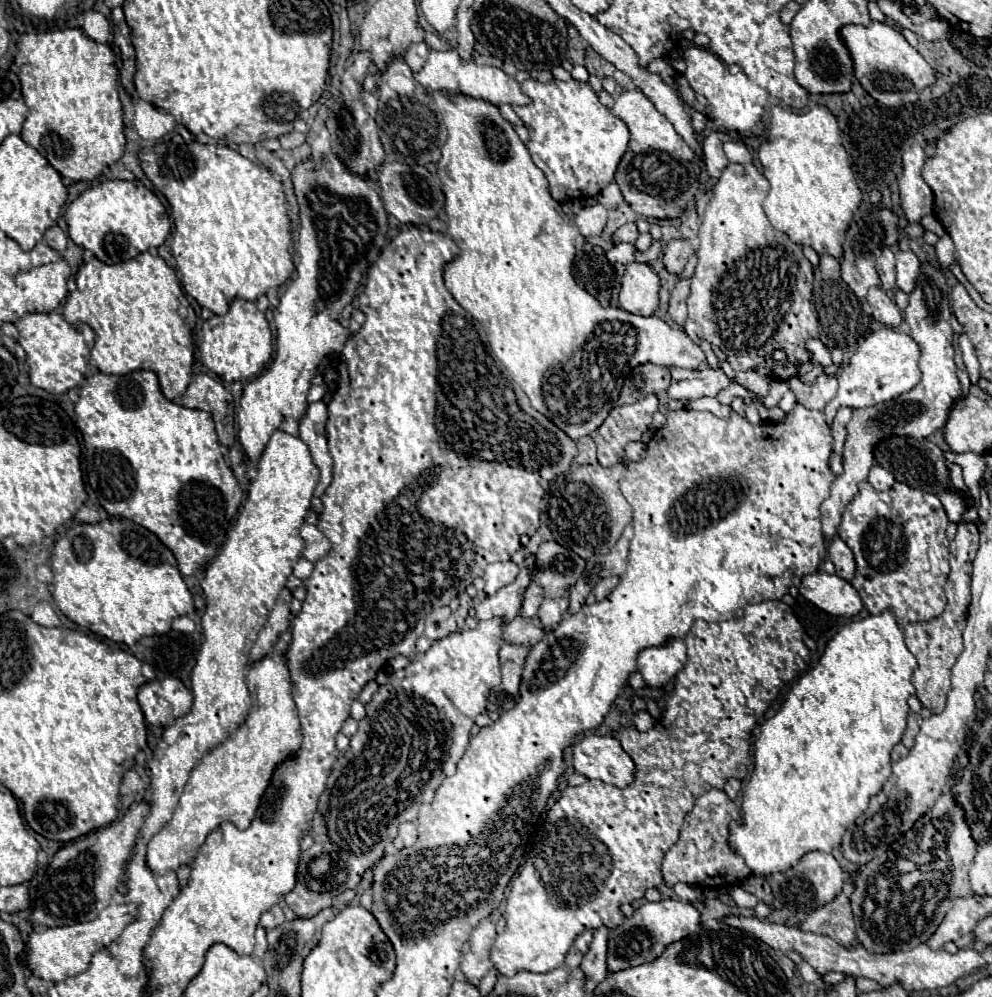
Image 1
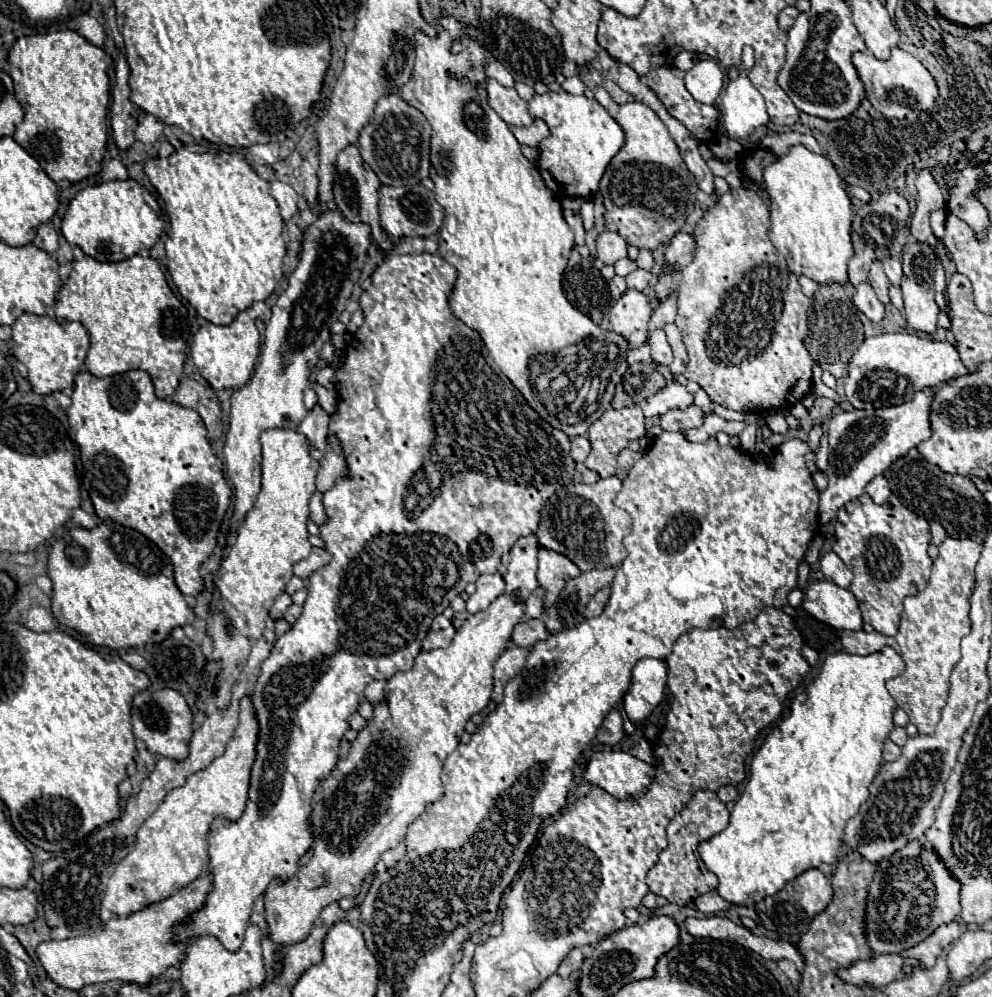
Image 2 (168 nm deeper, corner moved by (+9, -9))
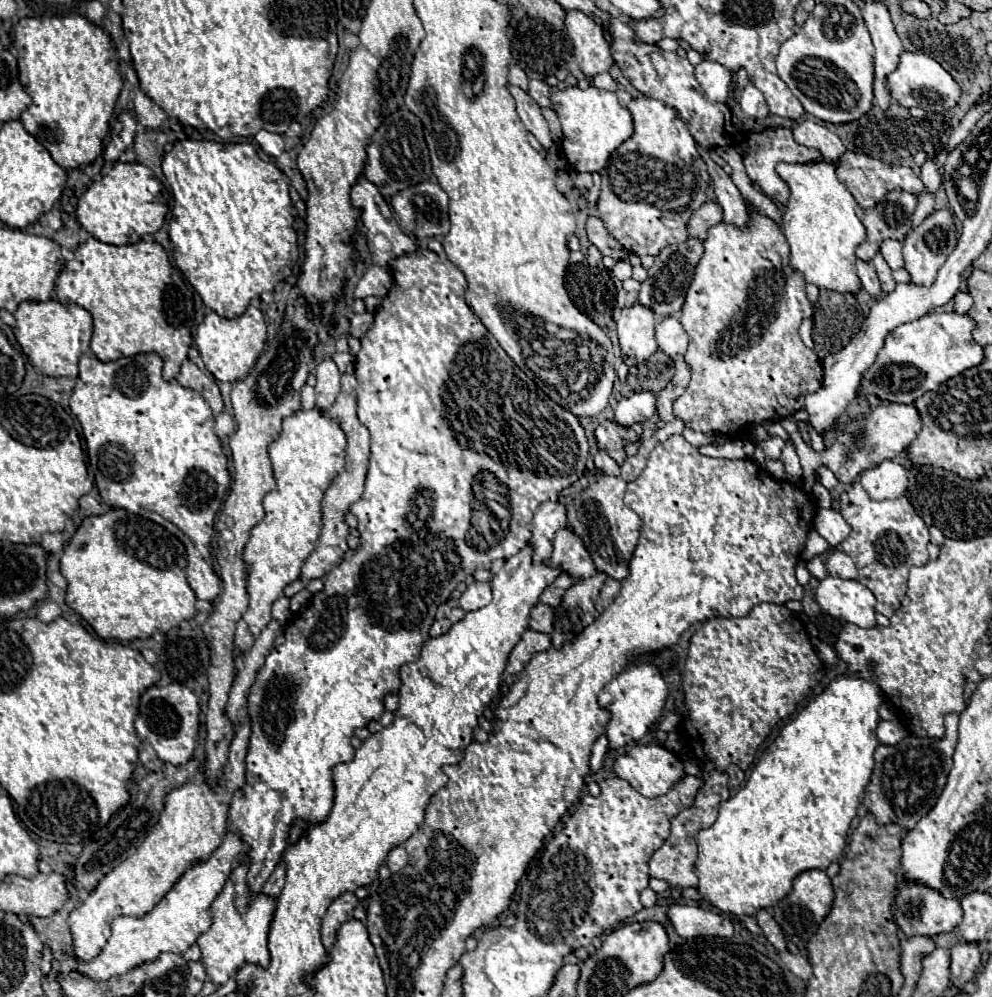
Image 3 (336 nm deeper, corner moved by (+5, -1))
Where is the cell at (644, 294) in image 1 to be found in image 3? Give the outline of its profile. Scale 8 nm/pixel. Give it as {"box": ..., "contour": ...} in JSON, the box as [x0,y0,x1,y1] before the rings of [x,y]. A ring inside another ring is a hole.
{"box":[617,305,657,361],"contour":[[[631,305],[621,311],[617,319],[619,345],[625,355],[635,357],[637,361],[649,359],[657,351],[655,341],[655,317],[653,311],[643,305]]]}

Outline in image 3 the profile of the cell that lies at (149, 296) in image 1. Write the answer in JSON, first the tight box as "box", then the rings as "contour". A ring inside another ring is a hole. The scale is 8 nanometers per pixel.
{"box":[55,237,193,379],"contour":[[[89,237],[75,249],[75,257],[65,263],[55,281],[57,299],[61,303],[75,303],[93,315],[93,339],[91,351],[101,361],[115,361],[119,357],[131,357],[137,353],[155,351],[163,359],[163,377],[175,379],[181,363],[187,359],[189,345],[193,341],[193,289],[171,267],[165,249],[153,239],[141,239],[133,245],[109,245]]]}

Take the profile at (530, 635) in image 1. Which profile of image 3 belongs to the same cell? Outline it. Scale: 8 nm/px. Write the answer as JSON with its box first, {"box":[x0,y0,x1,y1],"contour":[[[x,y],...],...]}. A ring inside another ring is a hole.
{"box":[531,603,553,633],"contour":[[[539,603],[531,611],[531,629],[543,631],[543,633],[551,633],[553,631],[553,609],[549,605]]]}

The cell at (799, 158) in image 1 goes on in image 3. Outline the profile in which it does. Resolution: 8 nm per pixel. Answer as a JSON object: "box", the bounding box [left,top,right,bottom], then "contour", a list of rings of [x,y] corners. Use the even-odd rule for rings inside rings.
{"box":[777,163,865,293],"contour":[[[779,163],[777,173],[791,187],[791,197],[787,201],[787,209],[781,219],[781,231],[791,247],[791,267],[799,271],[807,283],[817,285],[819,289],[829,289],[837,293],[857,293],[861,291],[861,281],[855,273],[855,249],[865,241],[865,227],[857,217],[857,201],[855,197],[839,183],[835,175],[835,167],[829,163]]]}

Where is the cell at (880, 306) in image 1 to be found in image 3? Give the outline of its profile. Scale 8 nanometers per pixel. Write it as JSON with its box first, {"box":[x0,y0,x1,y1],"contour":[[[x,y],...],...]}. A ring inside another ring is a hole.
{"box":[857,259,881,297],"contour":[[[857,259],[857,275],[863,283],[863,289],[873,295],[873,297],[879,297],[881,295],[881,287],[879,287],[879,279],[877,279],[877,273],[873,269],[873,263],[871,261],[861,261]]]}

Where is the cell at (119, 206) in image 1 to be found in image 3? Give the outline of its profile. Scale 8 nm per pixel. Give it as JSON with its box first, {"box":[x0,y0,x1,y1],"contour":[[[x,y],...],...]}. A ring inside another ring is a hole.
{"box":[77,161,167,245],"contour":[[[115,161],[99,181],[95,181],[79,199],[77,205],[77,219],[79,223],[99,241],[103,243],[111,243],[111,245],[129,245],[129,243],[137,243],[139,239],[143,239],[145,235],[153,235],[165,221],[165,213],[167,213],[166,198],[164,196],[165,188],[161,181],[155,177],[155,173],[145,167],[143,163],[123,163],[123,161]]]}

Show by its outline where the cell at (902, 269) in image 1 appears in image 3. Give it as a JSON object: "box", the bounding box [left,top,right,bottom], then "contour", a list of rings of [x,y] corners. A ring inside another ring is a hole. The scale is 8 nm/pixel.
{"box":[881,239,903,269],"contour":[[[889,239],[881,243],[881,255],[889,263],[891,269],[903,267],[903,255],[901,255],[901,243],[897,239]]]}

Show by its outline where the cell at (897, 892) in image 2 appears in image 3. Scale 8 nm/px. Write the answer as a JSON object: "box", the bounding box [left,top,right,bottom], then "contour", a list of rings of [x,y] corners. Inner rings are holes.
{"box":[895,877,963,935],"contour":[[[899,877],[897,885],[897,897],[895,897],[895,923],[903,929],[905,935],[943,935],[951,933],[961,923],[963,911],[957,899],[945,899],[937,891],[915,885],[911,881],[905,881]]]}

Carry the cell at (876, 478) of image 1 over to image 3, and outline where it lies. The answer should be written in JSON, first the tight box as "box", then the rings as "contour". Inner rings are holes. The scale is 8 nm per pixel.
{"box":[859,459,909,501],"contour":[[[885,459],[879,465],[875,465],[873,469],[867,469],[865,473],[861,473],[859,483],[869,493],[869,497],[875,501],[903,497],[907,493],[907,485],[909,485],[907,471],[903,469],[903,465],[899,465],[891,459]]]}

